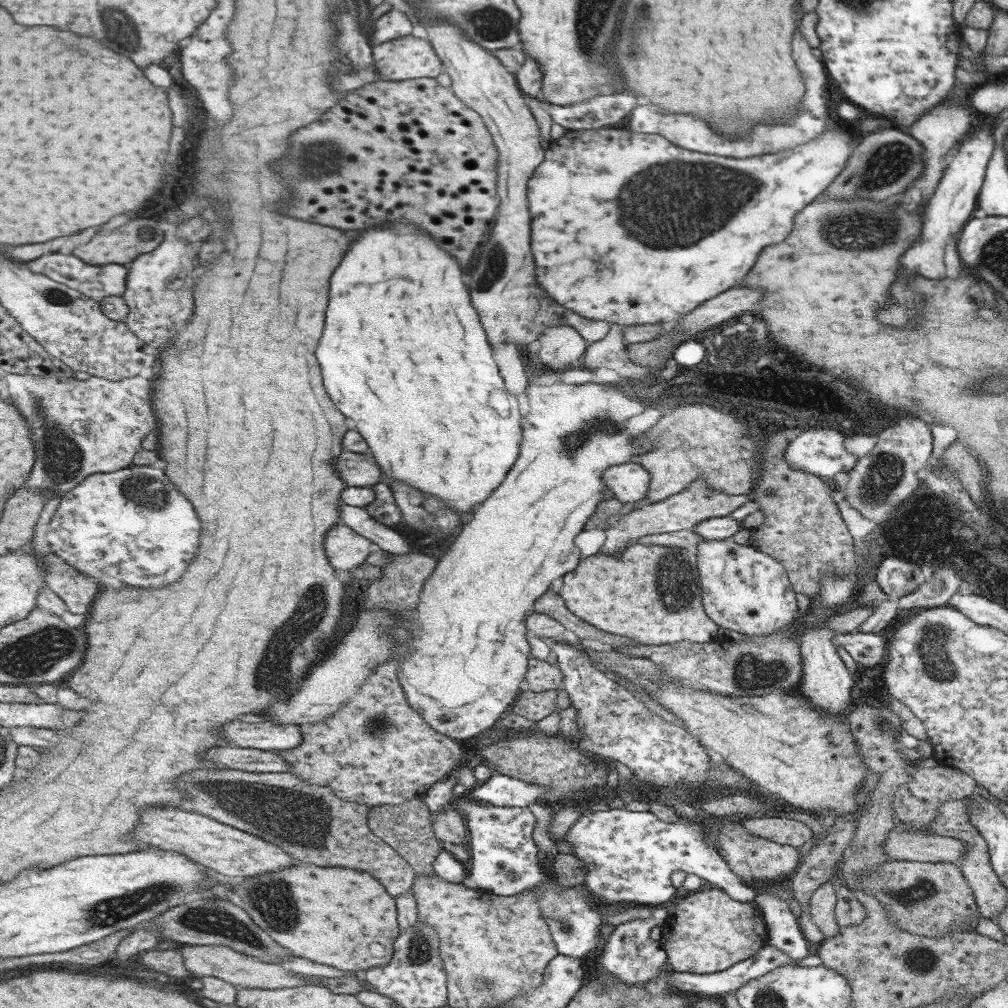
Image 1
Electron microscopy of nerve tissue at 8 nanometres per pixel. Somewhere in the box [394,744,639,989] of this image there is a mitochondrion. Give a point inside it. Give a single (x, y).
(418, 951)

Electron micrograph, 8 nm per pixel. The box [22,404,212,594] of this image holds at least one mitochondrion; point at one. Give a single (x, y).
(143, 491)

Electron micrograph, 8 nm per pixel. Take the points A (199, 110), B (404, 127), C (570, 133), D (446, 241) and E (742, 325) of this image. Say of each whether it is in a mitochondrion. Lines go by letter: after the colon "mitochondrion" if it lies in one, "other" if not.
A: other
B: other
C: other
D: other
E: mitochondrion

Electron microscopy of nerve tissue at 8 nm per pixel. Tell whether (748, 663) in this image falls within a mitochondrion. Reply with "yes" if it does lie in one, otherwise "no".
yes

